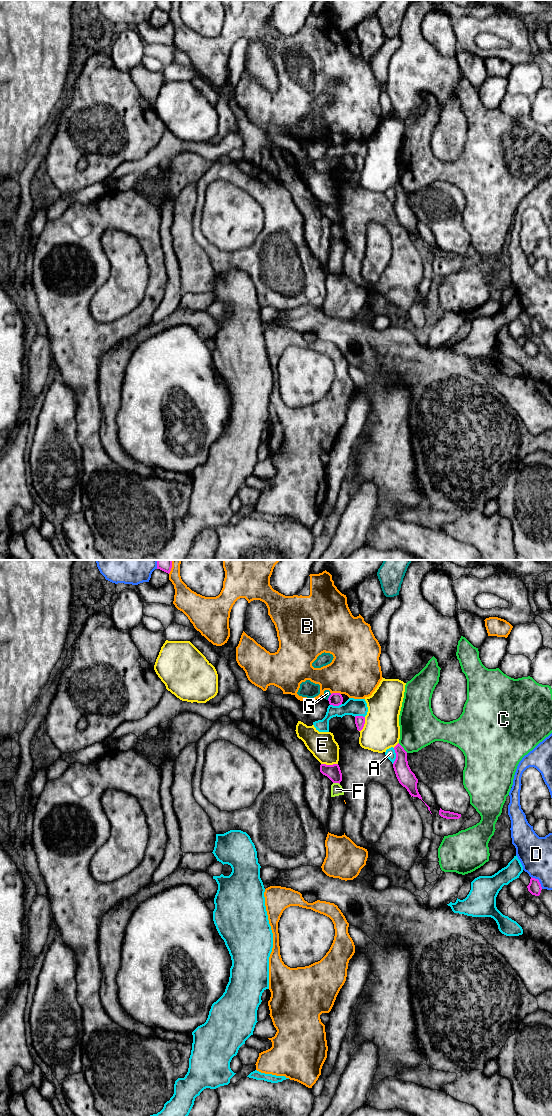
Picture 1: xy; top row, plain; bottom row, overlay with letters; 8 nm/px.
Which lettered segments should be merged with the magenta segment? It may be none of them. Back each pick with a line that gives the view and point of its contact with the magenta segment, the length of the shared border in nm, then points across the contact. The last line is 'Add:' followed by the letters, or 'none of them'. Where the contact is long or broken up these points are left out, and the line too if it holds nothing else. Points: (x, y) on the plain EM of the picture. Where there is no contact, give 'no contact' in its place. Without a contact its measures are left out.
Add: none of them

